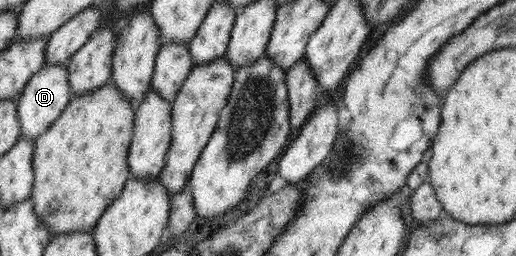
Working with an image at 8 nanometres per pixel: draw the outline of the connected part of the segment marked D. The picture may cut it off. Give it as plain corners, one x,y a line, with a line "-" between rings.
45,64
24,86
18,95
18,121
21,137
38,137
42,135
56,118
60,117
72,98
68,82
68,67
64,64

